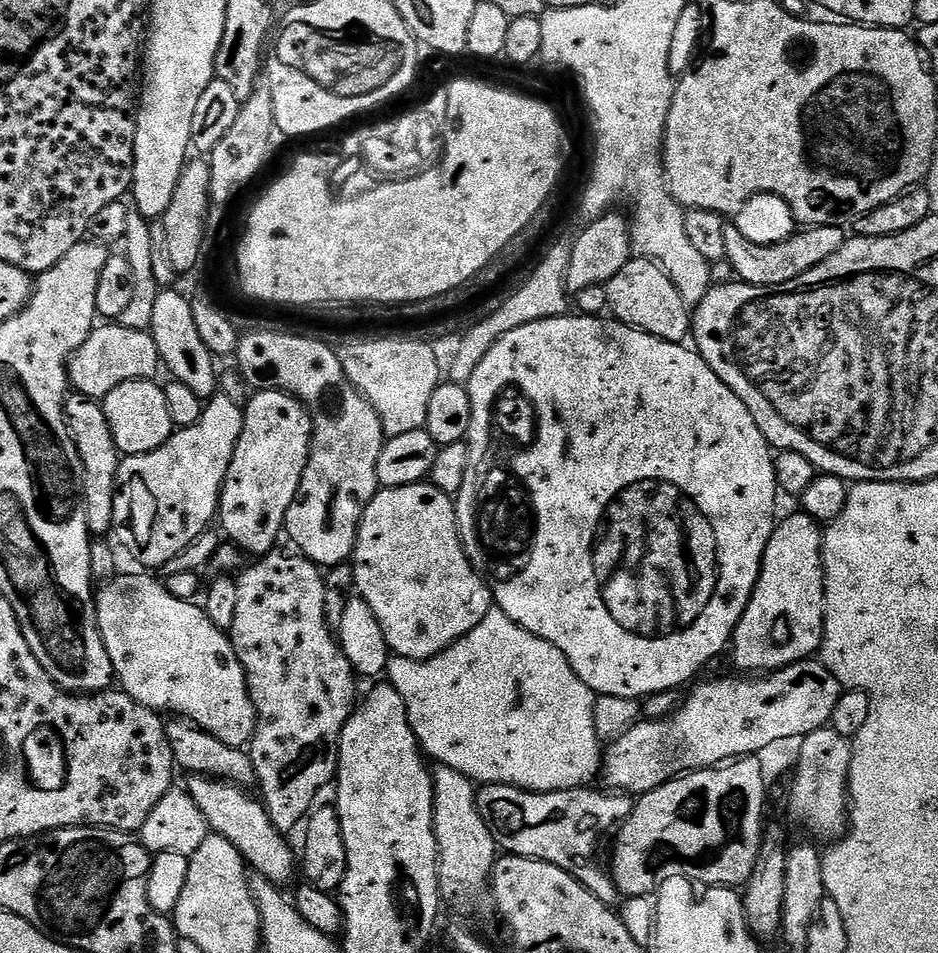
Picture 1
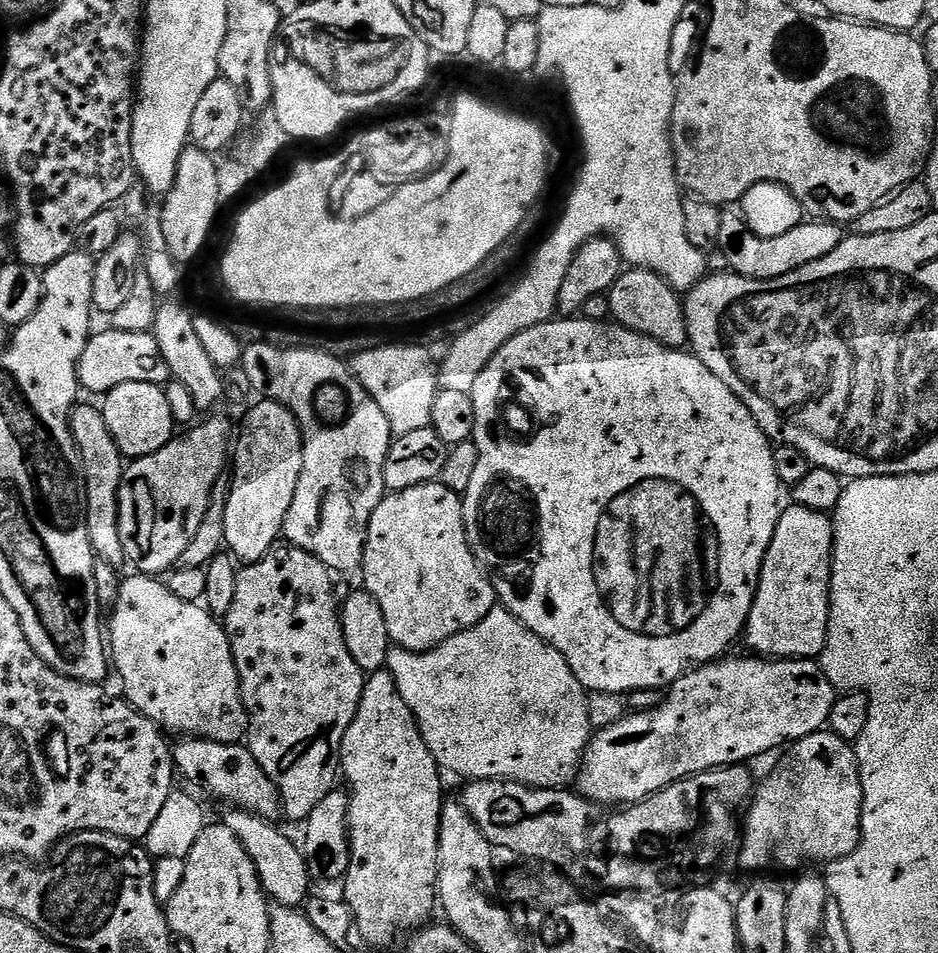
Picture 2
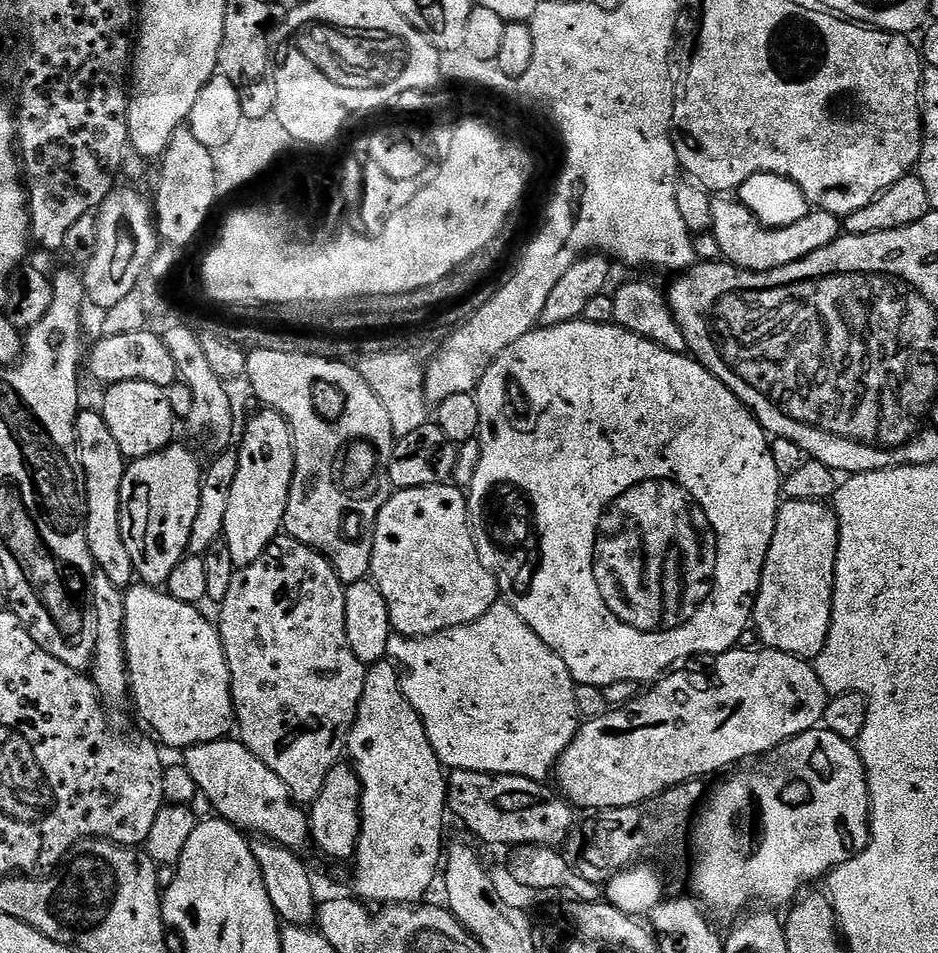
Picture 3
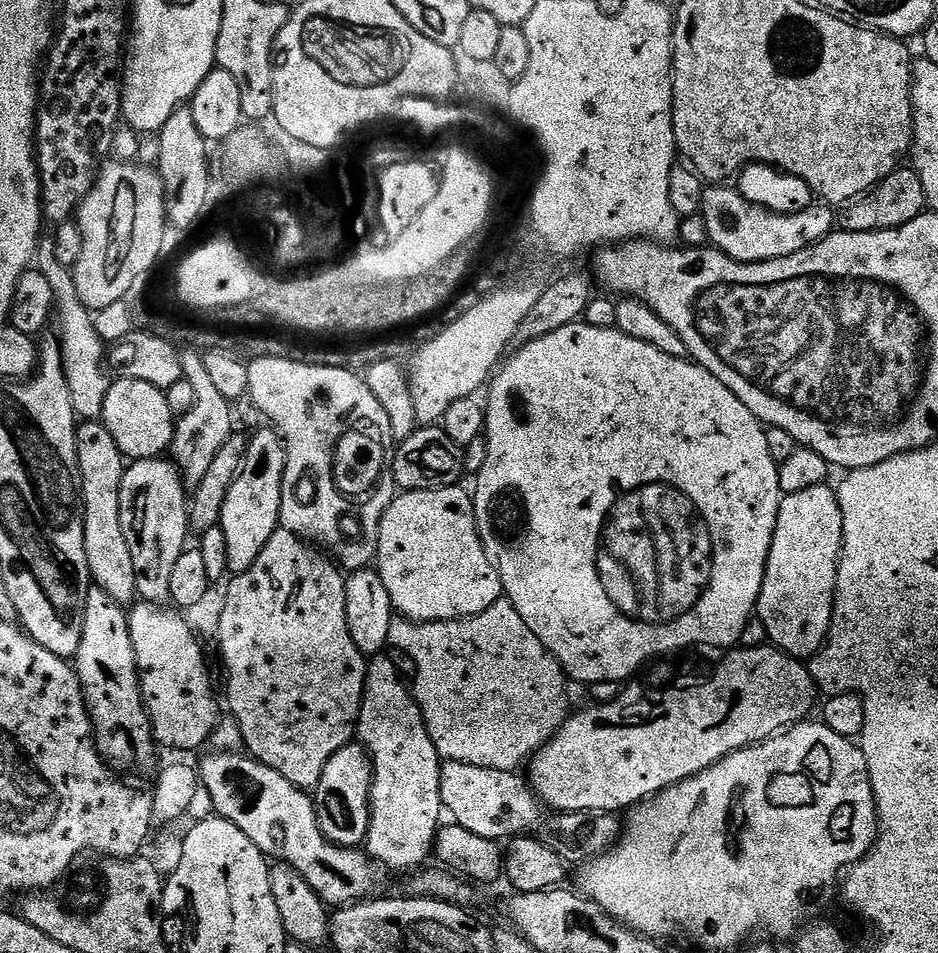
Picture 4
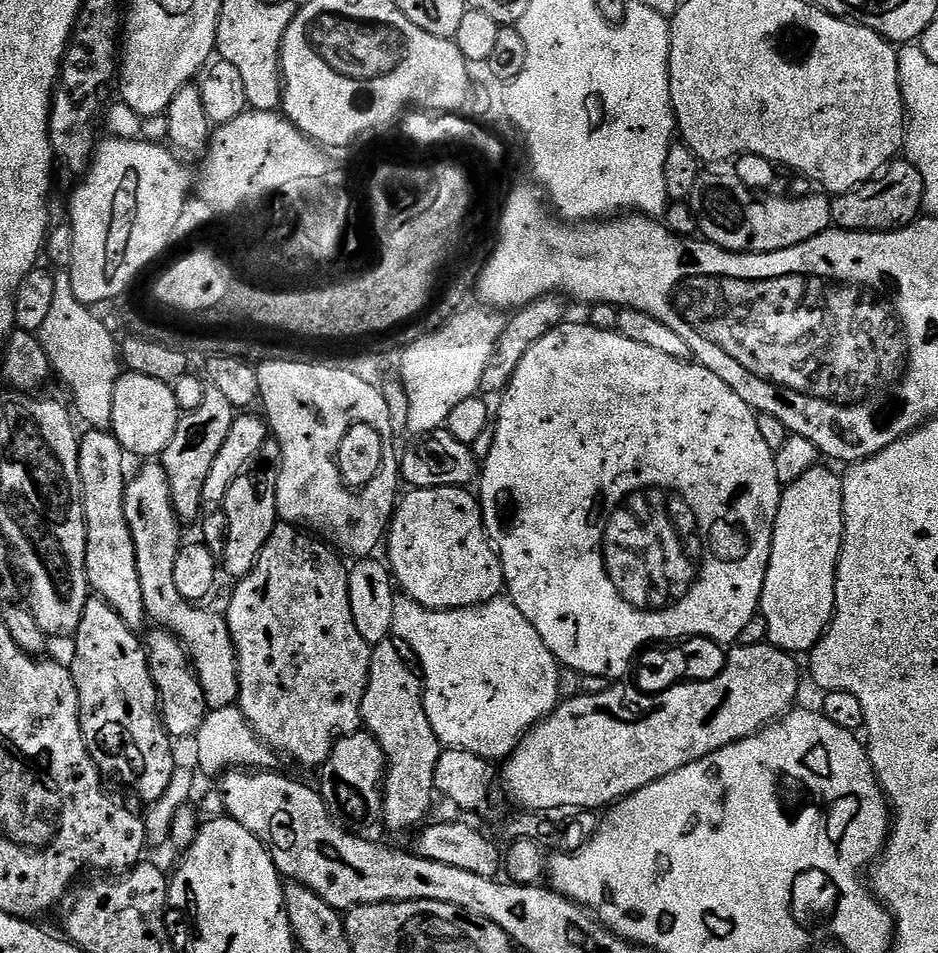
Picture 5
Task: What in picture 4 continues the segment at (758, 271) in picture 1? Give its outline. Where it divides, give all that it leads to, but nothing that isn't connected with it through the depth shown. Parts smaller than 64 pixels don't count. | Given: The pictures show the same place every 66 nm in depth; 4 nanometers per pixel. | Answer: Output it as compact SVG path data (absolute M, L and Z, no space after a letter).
M728 186L705 187L699 215L706 224L709 241L738 262L753 264L786 258L809 244L818 243L822 237L833 231L834 212L831 207L811 206L800 213L770 212L761 205L752 204L735 187L724 187Z

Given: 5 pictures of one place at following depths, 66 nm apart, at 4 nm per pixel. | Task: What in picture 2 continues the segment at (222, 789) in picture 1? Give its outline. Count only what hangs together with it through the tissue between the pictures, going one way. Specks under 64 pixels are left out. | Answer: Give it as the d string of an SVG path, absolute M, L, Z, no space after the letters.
M243 810L229 811L228 817L223 817L225 824L242 842L246 854L250 854L250 862L254 862L254 870L260 879L260 887L264 889L264 895L269 901L281 904L287 908L300 908L310 895L310 877L308 864L304 860L304 854L299 843L296 844L277 825L270 820L264 820L253 812Z

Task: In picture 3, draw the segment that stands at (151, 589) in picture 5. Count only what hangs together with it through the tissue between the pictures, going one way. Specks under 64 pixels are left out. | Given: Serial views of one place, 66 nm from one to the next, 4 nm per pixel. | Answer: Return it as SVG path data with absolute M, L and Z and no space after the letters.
M173 442L161 452L155 452L141 460L131 461L125 467L120 499L122 542L126 542L130 562L134 566L136 576L143 583L149 586L167 585L169 568L178 566L178 562L184 559L194 518L198 515L201 481L202 466L200 468L199 458L190 449L183 448L179 442Z

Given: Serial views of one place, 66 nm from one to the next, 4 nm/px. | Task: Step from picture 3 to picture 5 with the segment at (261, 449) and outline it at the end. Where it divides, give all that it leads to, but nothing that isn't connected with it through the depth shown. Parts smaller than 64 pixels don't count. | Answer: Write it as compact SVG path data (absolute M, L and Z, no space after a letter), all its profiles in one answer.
M253 463L250 470L239 475L226 490L222 503L222 515L226 525L224 550L222 553L222 572L235 578L248 576L255 566L262 546L278 523L276 510L276 477L273 469L264 464Z

